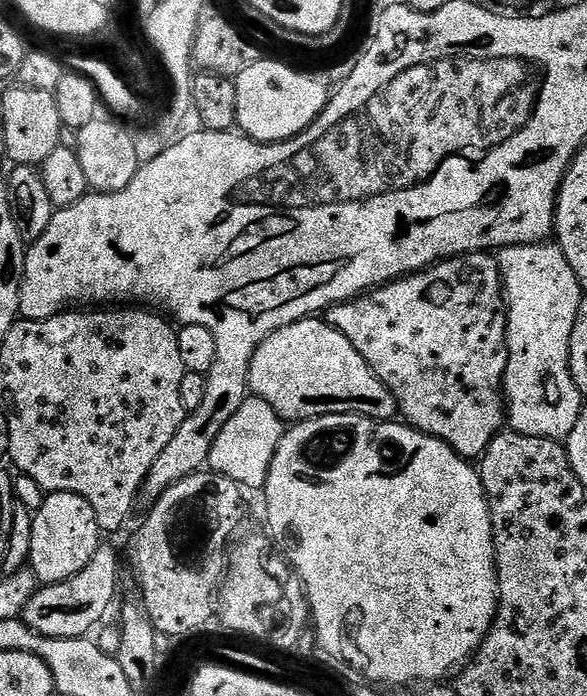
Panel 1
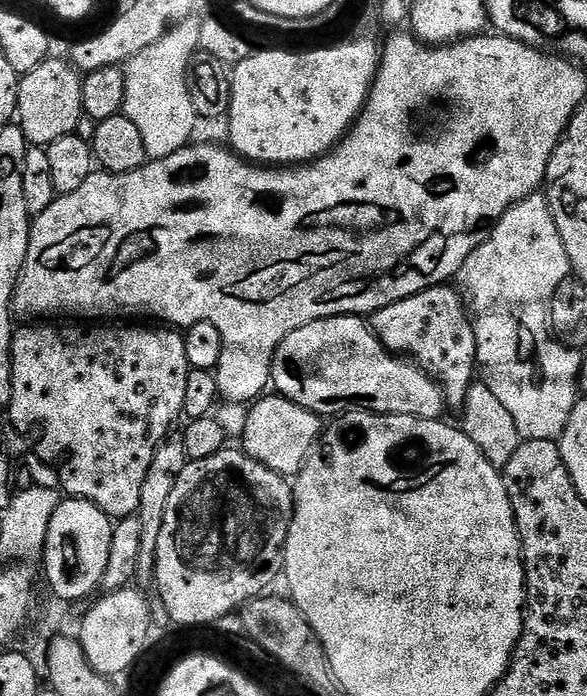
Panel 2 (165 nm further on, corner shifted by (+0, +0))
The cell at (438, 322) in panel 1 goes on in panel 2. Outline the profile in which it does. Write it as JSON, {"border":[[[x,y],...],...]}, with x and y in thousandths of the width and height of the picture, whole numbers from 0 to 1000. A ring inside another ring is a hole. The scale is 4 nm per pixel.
{"border":[[[748,408],[698,428],[685,428],[685,434],[671,434],[634,450],[630,470],[652,500],[700,517],[755,557],[756,579],[765,588],[789,588],[797,557],[807,550],[804,539],[813,539],[814,524],[804,455],[789,424],[775,412]]]}

